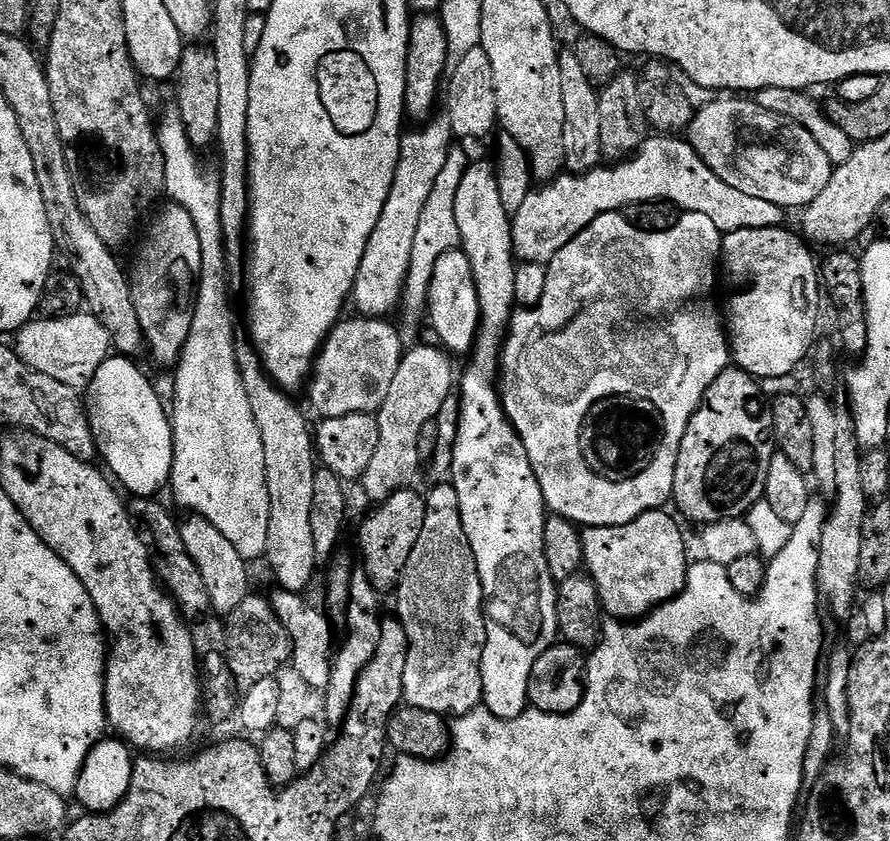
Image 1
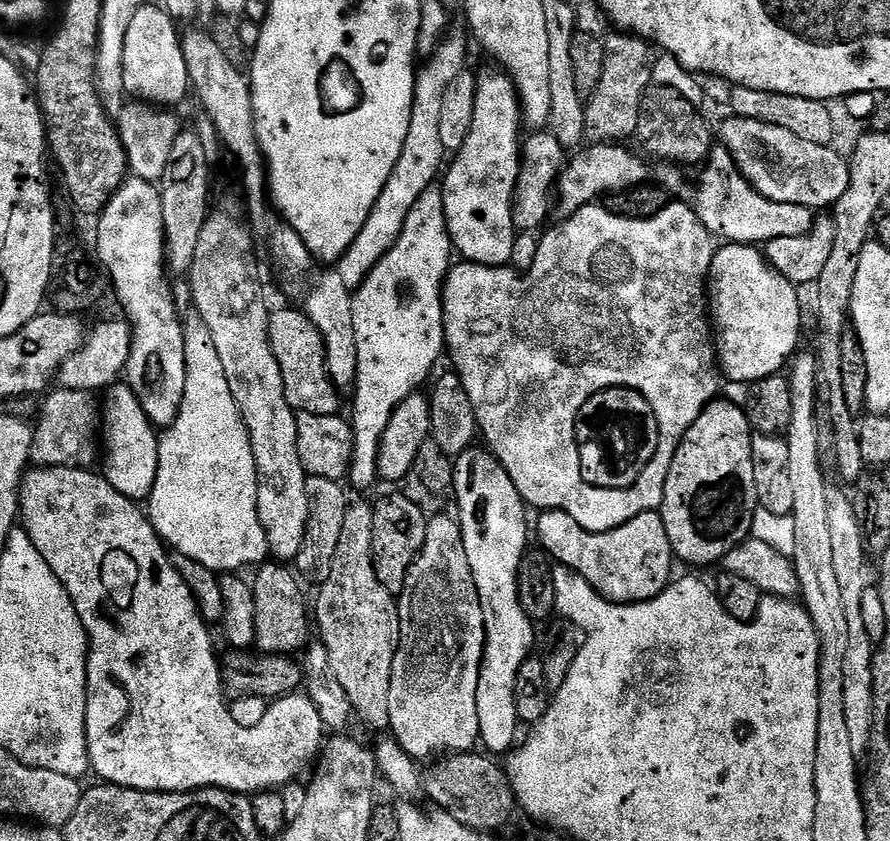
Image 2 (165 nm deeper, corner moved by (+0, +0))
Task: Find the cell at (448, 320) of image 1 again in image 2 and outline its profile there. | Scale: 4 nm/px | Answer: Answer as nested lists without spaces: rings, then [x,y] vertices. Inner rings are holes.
[[[597,202],[586,205],[573,216],[559,222],[561,224],[553,223],[539,237],[540,245],[532,256],[532,265],[529,266],[528,272],[522,273],[521,276],[512,269],[512,266],[487,268],[481,264],[453,263],[448,269],[448,277],[444,280],[444,346],[447,359],[452,359],[451,367],[466,390],[466,398],[470,398],[470,406],[474,406],[476,426],[482,440],[485,440],[483,443],[487,451],[496,456],[506,474],[510,474],[510,482],[514,482],[525,505],[532,507],[533,504],[536,510],[570,514],[570,518],[574,518],[574,522],[578,522],[578,526],[582,526],[587,532],[609,532],[630,522],[630,518],[638,518],[638,514],[659,509],[666,490],[666,474],[670,474],[670,462],[686,430],[690,430],[690,426],[698,418],[698,414],[702,414],[704,407],[711,400],[717,399],[718,364],[714,351],[714,328],[710,323],[710,305],[706,299],[714,237],[702,226],[702,222],[696,216],[695,207],[688,205],[687,208],[686,205],[676,202],[669,202],[661,212],[645,220],[633,220],[631,216],[610,212],[603,203]],[[607,388],[629,388],[642,394],[642,398],[650,402],[650,410],[654,410],[654,418],[658,422],[660,435],[658,450],[654,458],[650,458],[646,470],[642,470],[638,482],[634,482],[634,486],[629,488],[597,488],[586,479],[585,473],[584,476],[580,473],[582,456],[578,451],[576,422],[584,403],[594,394]]]

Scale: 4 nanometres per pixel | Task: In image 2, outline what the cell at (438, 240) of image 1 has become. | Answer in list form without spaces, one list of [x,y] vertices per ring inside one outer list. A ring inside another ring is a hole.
[[[433,186],[427,188],[422,194],[422,198],[418,198],[418,202],[414,202],[414,210],[410,210],[410,214],[406,218],[406,226],[402,230],[400,237],[394,242],[392,249],[380,259],[378,264],[374,266],[374,270],[370,270],[370,274],[366,278],[366,282],[362,282],[360,288],[355,289],[352,298],[352,309],[354,310],[354,338],[356,339],[356,357],[358,358],[358,370],[356,371],[356,383],[354,385],[354,393],[356,397],[352,400],[352,416],[350,415],[350,423],[352,425],[352,465],[348,467],[346,477],[347,483],[362,492],[366,488],[372,488],[378,484],[376,475],[377,456],[380,449],[382,434],[386,432],[386,422],[390,422],[390,418],[394,414],[394,410],[407,396],[413,395],[417,391],[416,388],[428,375],[433,375],[432,367],[439,362],[440,356],[445,355],[444,346],[444,280],[448,277],[448,269],[454,263],[454,249],[452,239],[448,233],[446,226],[446,214],[444,213],[444,190],[443,187]]]

